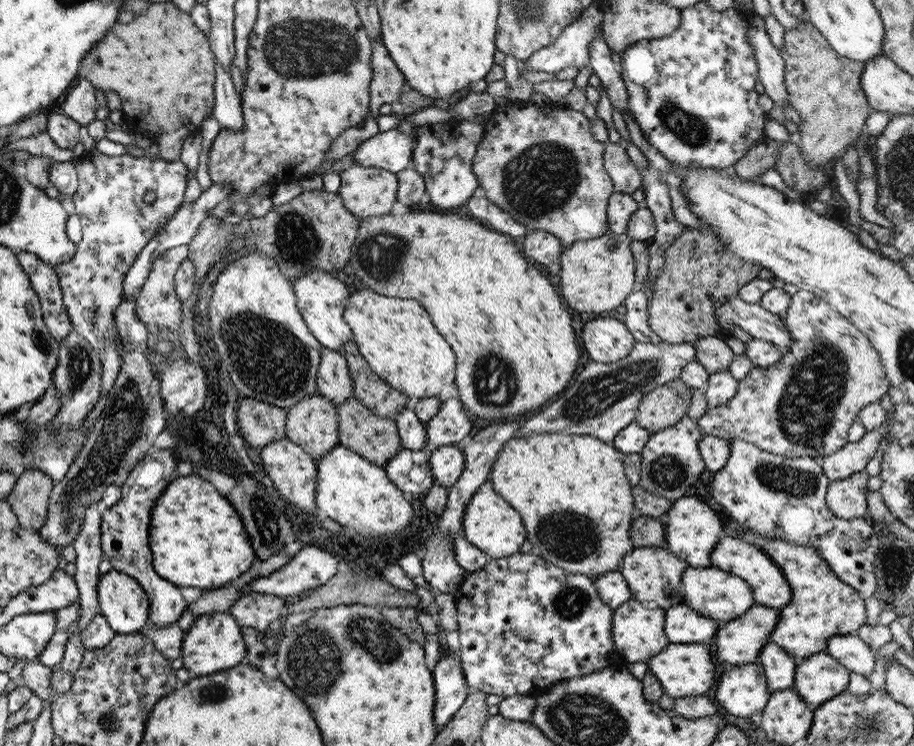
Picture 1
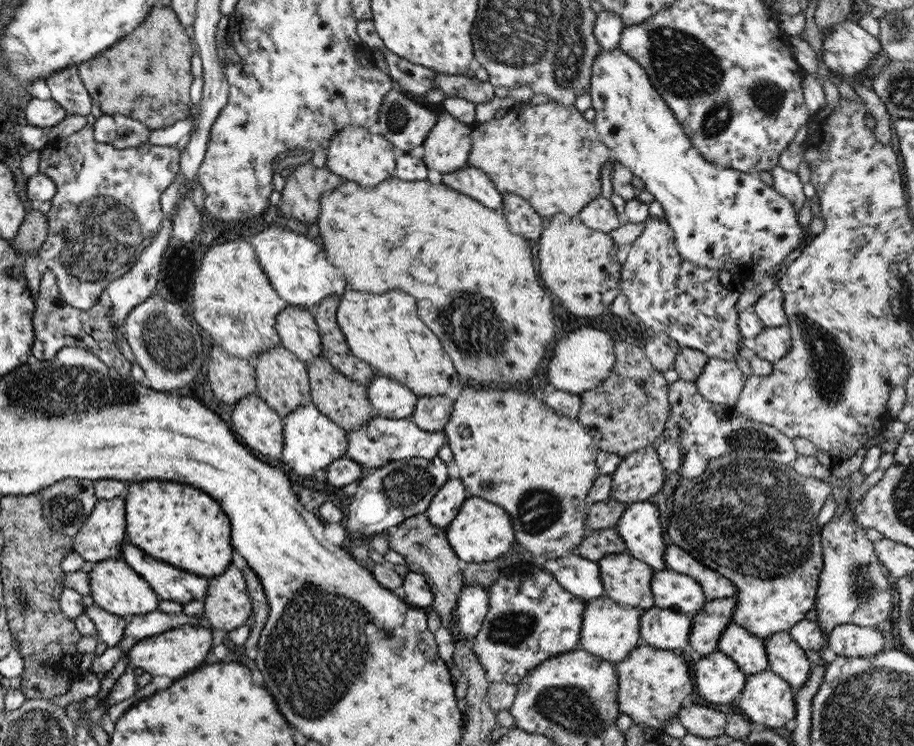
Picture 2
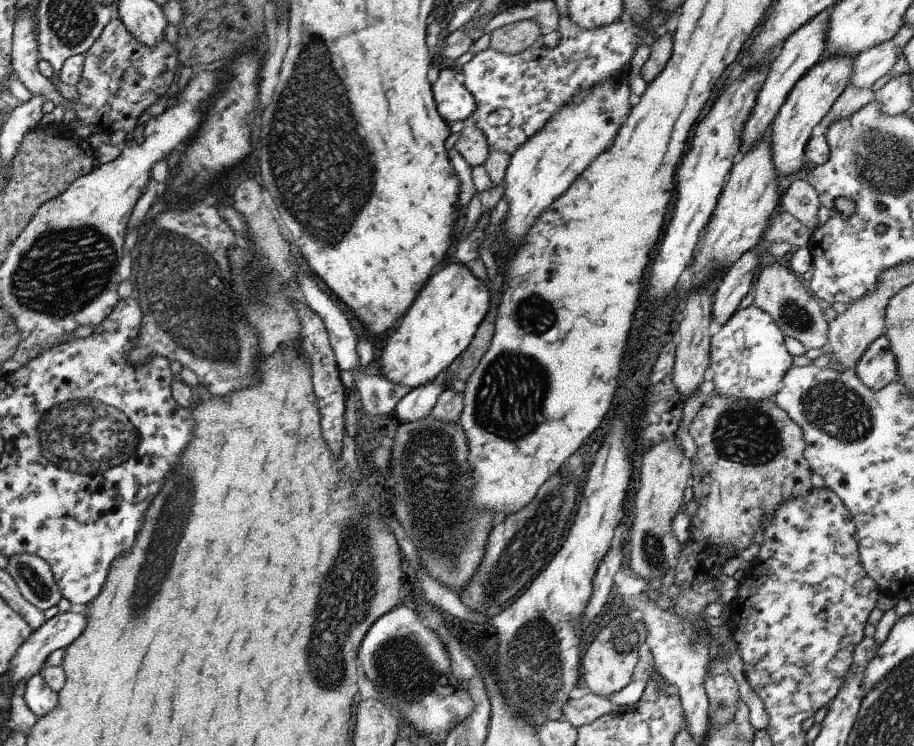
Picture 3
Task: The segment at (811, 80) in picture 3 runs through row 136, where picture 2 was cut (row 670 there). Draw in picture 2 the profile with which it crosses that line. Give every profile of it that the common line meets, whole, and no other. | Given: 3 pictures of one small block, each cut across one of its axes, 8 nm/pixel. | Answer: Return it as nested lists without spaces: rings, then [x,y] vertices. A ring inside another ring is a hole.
[[[787,631],[770,634],[764,638],[768,669],[782,678],[790,687],[799,688],[808,677],[811,665]]]

